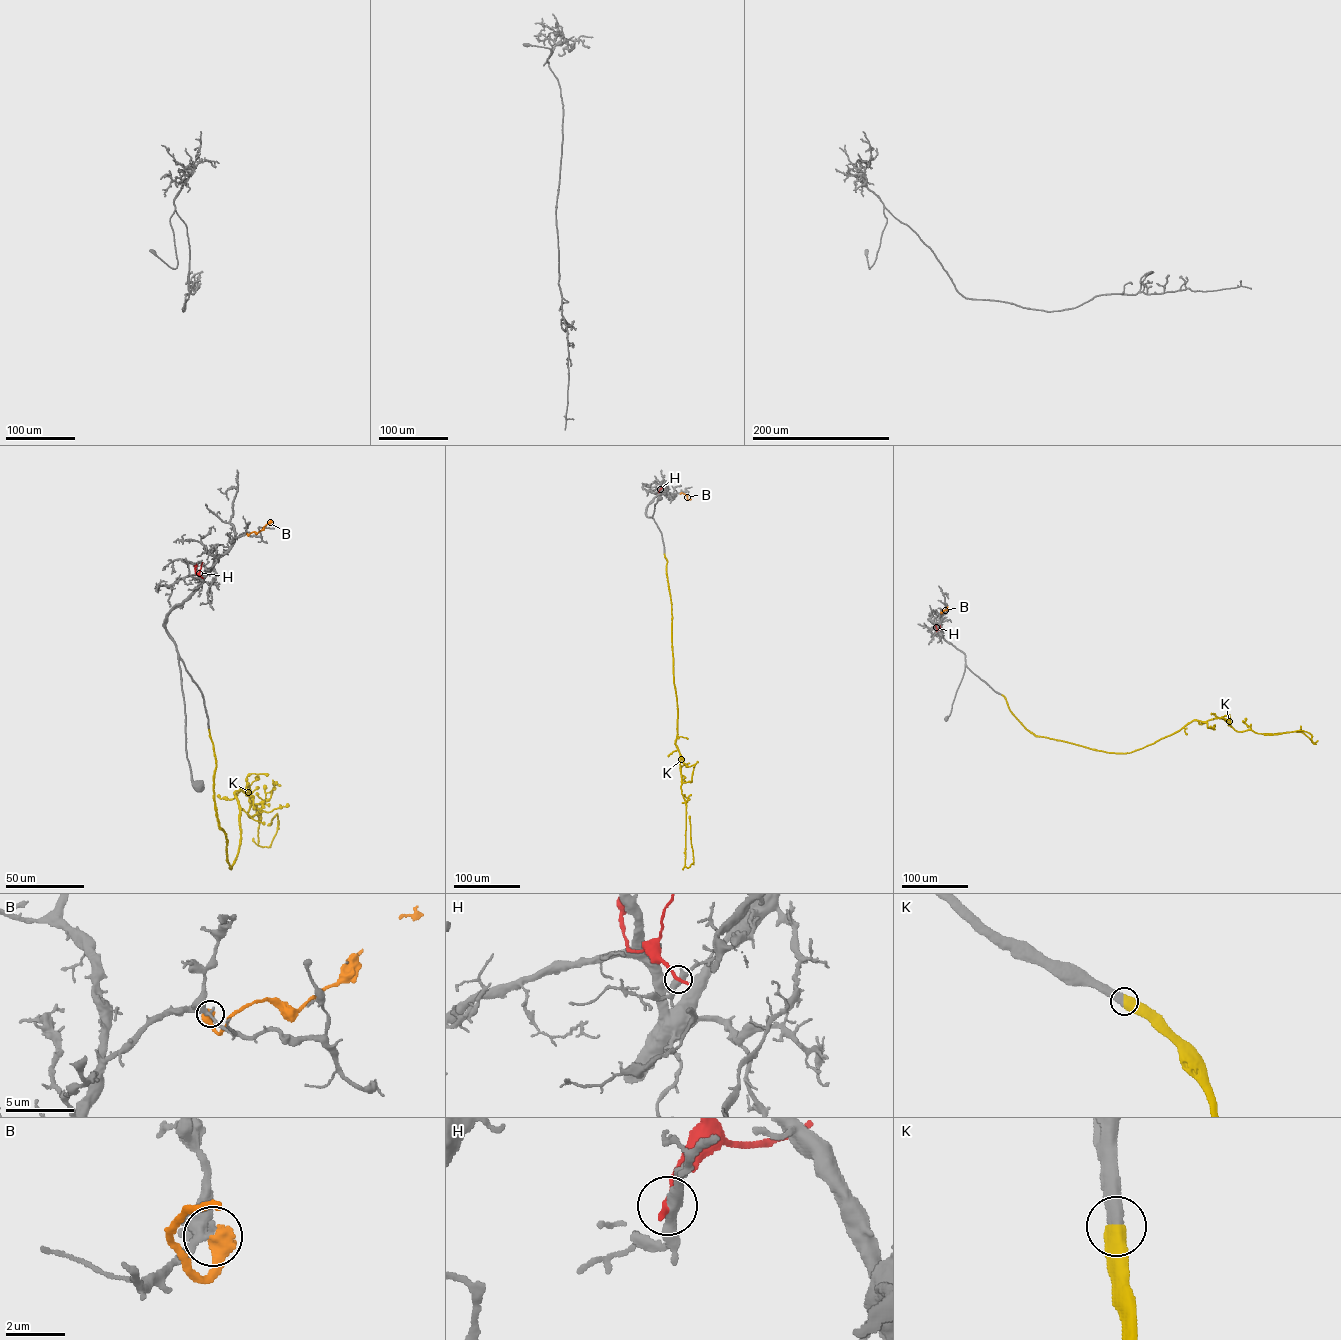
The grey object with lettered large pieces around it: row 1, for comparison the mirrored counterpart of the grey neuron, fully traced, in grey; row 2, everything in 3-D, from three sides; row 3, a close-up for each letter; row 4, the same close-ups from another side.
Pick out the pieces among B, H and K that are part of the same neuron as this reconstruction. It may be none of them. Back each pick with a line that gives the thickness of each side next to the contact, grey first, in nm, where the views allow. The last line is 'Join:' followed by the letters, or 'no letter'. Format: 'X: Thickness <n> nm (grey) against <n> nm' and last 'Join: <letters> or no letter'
K: Thickness 500 nm (grey) against 650 nm
Join: K

